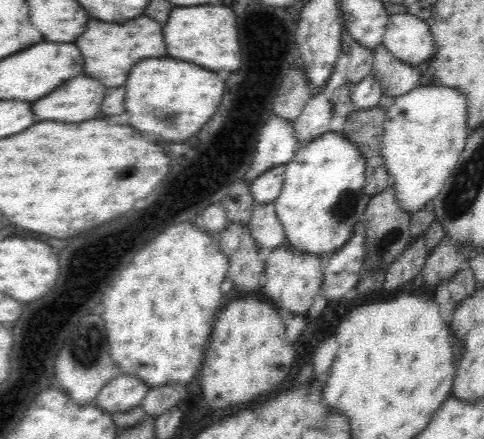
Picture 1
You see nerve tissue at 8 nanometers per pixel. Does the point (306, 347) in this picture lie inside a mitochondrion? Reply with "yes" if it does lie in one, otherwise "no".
no

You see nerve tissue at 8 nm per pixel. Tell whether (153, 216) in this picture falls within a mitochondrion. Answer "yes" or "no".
no

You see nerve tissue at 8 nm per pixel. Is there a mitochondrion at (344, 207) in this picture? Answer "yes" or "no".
yes

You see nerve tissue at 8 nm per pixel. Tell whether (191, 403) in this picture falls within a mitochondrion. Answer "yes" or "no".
no

